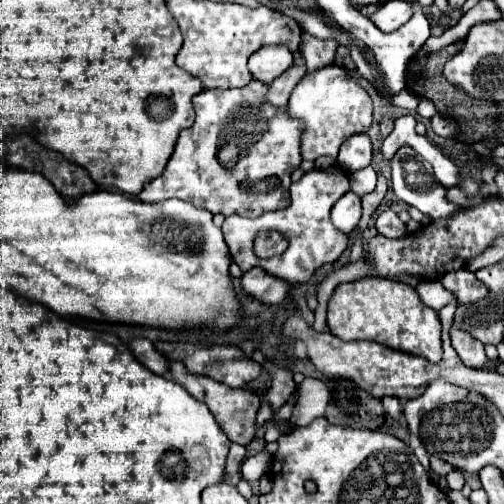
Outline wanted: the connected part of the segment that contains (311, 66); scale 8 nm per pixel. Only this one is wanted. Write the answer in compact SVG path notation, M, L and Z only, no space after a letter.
M303 33L301 39L303 39L301 41L301 53L303 53L303 59L307 63L307 73L313 73L319 67L335 61L335 51L339 45L333 39L321 41L319 37L313 37L309 33Z

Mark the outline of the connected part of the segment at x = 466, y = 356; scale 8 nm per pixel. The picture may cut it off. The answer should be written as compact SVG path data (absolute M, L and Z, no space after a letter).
M451 327L451 343L453 343L453 349L457 351L457 355L461 357L461 361L467 365L467 367L475 367L475 369L481 369L485 363L487 363L487 357L485 357L485 351L483 351L483 343L477 341L475 337L471 337L469 333L457 329L457 327Z

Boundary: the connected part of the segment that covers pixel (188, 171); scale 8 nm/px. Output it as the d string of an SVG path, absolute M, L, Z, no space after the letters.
M251 79L251 83L241 89L205 89L201 95L195 95L193 107L197 117L193 127L179 133L173 155L163 173L145 185L139 199L143 203L157 203L169 197L177 197L205 207L211 213L223 213L225 217L259 217L263 213L289 207L291 173L301 165L301 129L305 129L305 125L289 117L287 109L273 109L265 101L265 89L265 83Z

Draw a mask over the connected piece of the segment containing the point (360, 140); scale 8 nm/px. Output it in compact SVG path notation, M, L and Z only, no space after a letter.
M359 133L359 135L349 137L341 145L337 161L347 173L355 173L355 171L359 171L371 163L371 153L373 153L373 147L371 147L369 135Z

